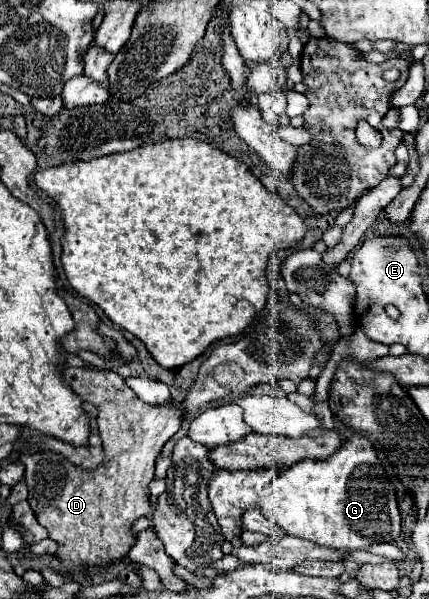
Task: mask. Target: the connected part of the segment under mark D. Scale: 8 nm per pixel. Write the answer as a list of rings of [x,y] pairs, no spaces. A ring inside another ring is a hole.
[[[71,367],[63,371],[63,381],[83,399],[93,401],[93,405],[99,409],[99,435],[103,441],[103,453],[105,459],[95,469],[83,469],[75,467],[69,459],[65,459],[59,453],[45,451],[35,455],[25,455],[21,461],[25,463],[25,481],[29,487],[29,505],[35,511],[39,523],[49,529],[49,537],[59,543],[57,555],[65,561],[73,563],[87,563],[87,565],[109,565],[115,559],[121,559],[127,555],[127,551],[133,547],[135,537],[131,535],[131,525],[135,519],[149,513],[149,481],[153,479],[155,461],[163,449],[163,445],[179,431],[181,427],[181,407],[179,405],[163,405],[163,407],[151,407],[143,403],[131,387],[127,387],[125,377],[117,375],[113,371],[101,371],[101,369],[83,369],[83,367]]]

